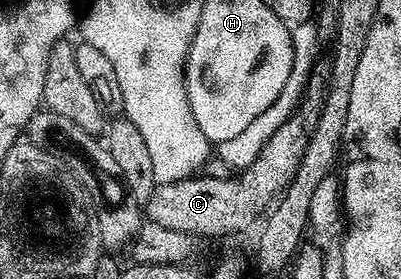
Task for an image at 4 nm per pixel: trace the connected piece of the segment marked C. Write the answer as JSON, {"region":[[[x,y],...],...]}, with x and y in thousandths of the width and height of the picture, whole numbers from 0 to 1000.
{"region":[[[783,244],[776,254],[753,351],[731,391],[728,412],[666,502],[636,581],[601,613],[603,638],[476,631],[387,663],[374,720],[359,738],[372,792],[409,817],[429,817],[429,832],[459,832],[476,846],[506,839],[514,853],[584,839],[591,824],[628,806],[643,778],[646,792],[723,667],[748,602],[788,437],[798,430],[818,280],[796,251]]]}

